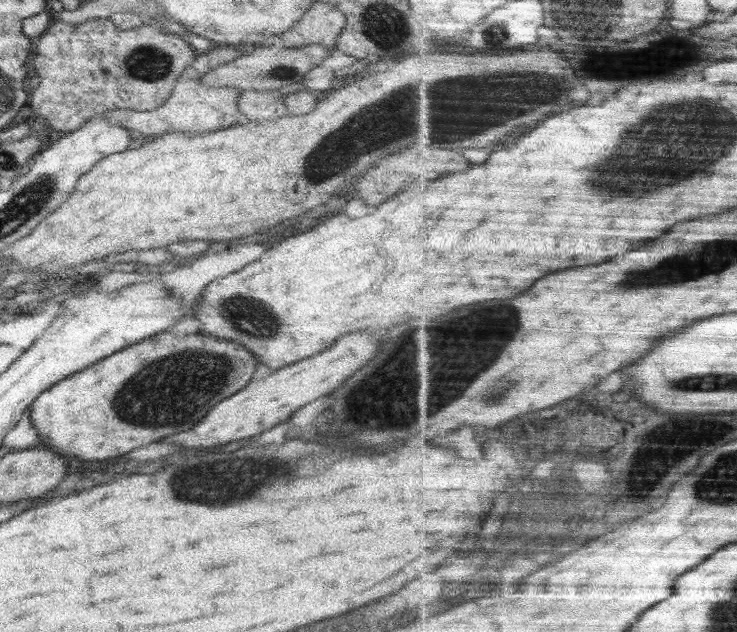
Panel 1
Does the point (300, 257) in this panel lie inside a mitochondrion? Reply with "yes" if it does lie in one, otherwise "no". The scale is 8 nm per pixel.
no

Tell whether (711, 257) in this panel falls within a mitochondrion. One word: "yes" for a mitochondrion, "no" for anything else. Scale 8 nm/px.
yes

